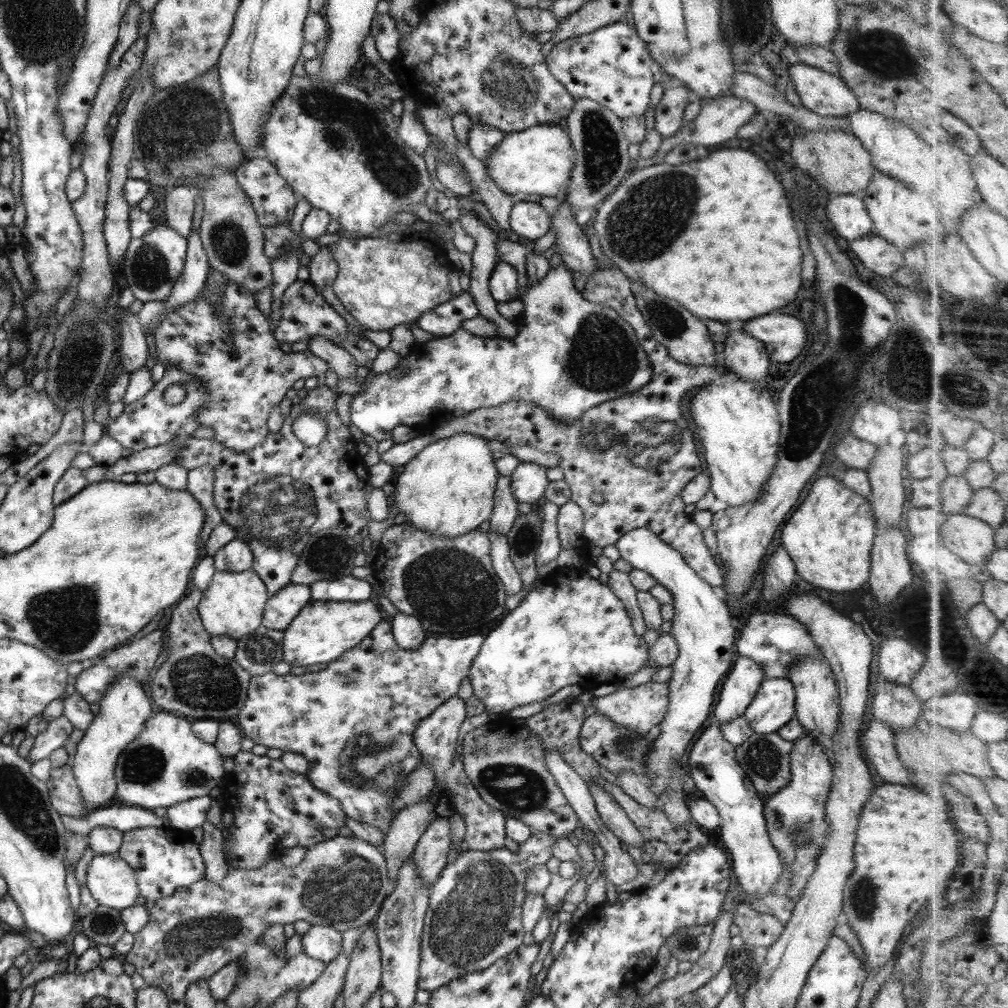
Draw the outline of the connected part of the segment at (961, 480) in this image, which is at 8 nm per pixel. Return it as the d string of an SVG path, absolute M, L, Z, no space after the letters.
M949 476L942 482L942 510L946 515L962 514L973 501L975 491L965 476Z

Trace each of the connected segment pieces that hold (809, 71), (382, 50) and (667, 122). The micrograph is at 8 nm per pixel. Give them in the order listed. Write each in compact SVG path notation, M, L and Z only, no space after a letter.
M803 63L789 65L789 81L808 112L825 117L847 117L860 108L855 95L837 75Z
M376 14L371 22L370 36L374 39L376 52L383 60L392 61L398 52L398 37L394 20L386 14Z
M683 83L665 85L660 102L654 106L655 123L653 129L661 138L673 136L683 125L683 112L688 102L689 88Z

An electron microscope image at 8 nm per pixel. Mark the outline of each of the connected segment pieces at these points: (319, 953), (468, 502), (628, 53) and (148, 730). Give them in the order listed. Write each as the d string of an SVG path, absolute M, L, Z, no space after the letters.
M311 925L301 936L302 952L325 966L342 952L341 936L333 927Z
M459 432L425 446L389 486L389 504L405 515L405 524L430 536L457 537L490 518L498 472L485 437Z
M623 19L554 44L544 61L549 73L573 98L591 98L620 120L648 110L649 90L654 83L649 69L652 60L635 29Z
M161 710L153 712L147 718L139 735L121 751L115 763L115 796L119 800L119 805L152 811L157 806L173 806L173 804L191 798L209 795L211 788L215 788L215 786L224 782L226 775L223 770L222 756L213 744L203 742L195 737L195 734L191 731L190 723L188 719Z

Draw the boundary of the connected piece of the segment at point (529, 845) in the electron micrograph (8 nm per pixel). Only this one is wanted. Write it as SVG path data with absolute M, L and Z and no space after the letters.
M533 832L525 842L519 844L516 852L497 848L497 850L485 851L465 850L450 855L449 861L445 862L427 896L429 900L427 900L427 910L424 912L420 939L418 990L431 993L465 974L483 971L493 962L522 945L524 930L521 924L521 912L526 895L523 886L525 875L529 868L545 864L546 860L551 858L555 839L559 838L545 832Z

